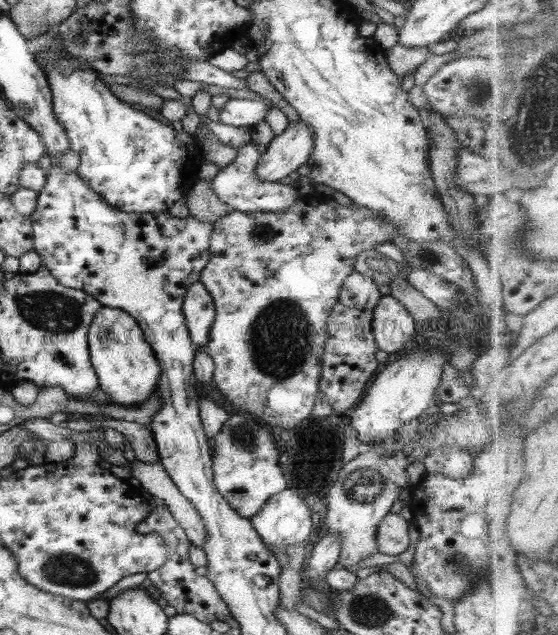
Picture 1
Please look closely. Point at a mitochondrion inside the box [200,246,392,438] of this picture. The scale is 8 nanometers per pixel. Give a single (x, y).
(281, 337)

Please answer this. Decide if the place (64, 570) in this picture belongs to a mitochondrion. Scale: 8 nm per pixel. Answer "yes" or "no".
yes

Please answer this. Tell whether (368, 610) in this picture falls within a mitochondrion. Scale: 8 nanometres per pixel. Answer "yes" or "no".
yes

